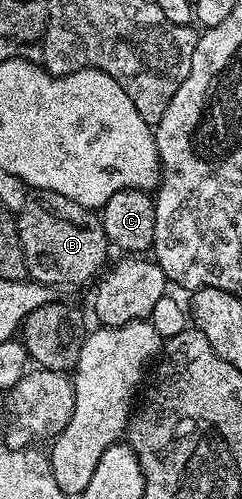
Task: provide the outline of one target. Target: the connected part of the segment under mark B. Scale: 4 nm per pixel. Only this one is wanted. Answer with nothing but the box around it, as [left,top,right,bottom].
[16,190,111,288]

